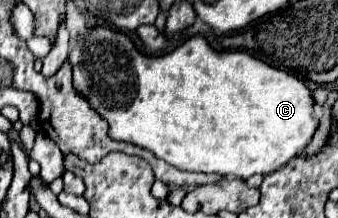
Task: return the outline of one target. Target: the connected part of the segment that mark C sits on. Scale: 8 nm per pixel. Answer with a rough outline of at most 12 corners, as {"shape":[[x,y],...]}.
{"shape":[[195,35],[69,53],[109,137],[247,179],[311,141],[309,87]]}

